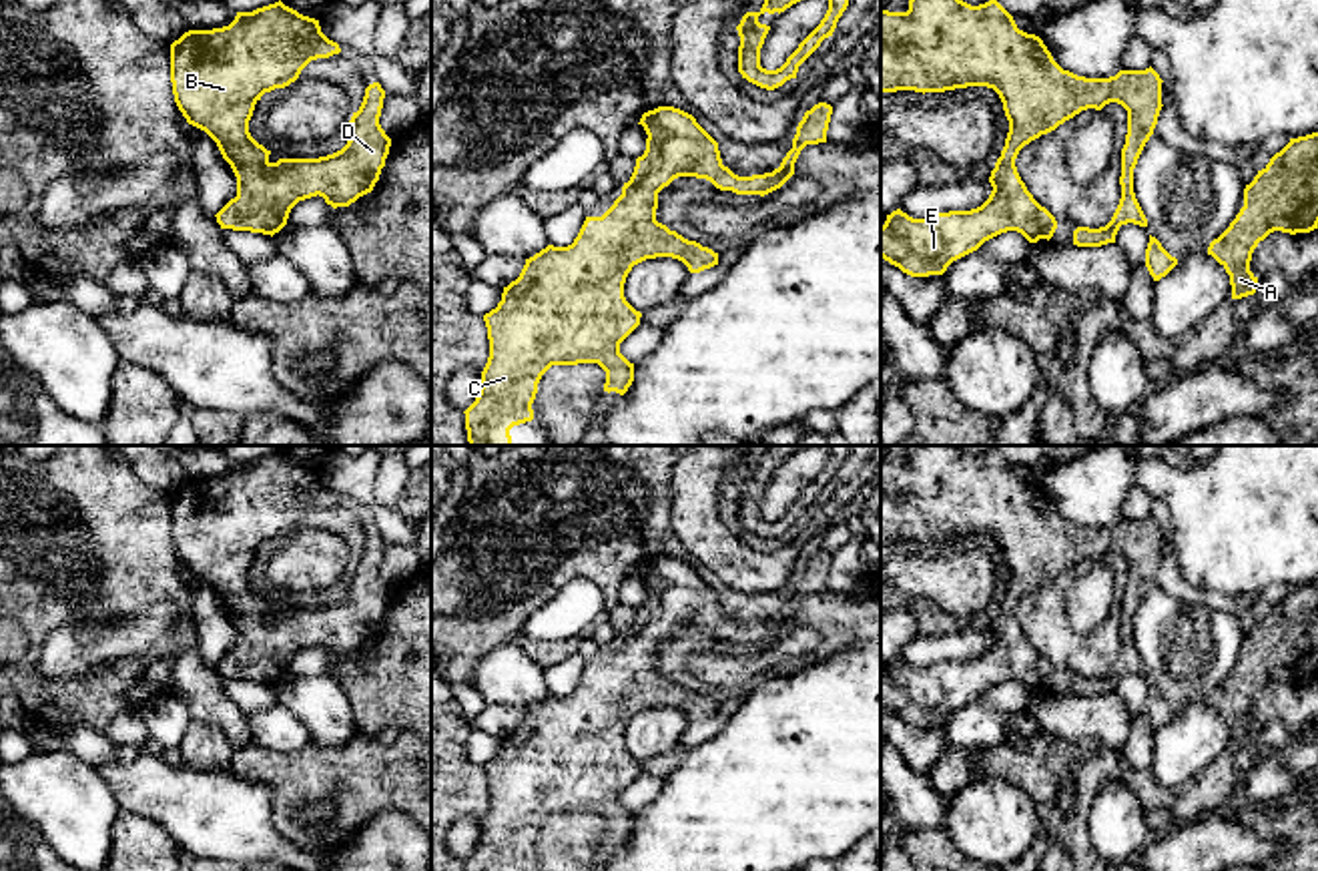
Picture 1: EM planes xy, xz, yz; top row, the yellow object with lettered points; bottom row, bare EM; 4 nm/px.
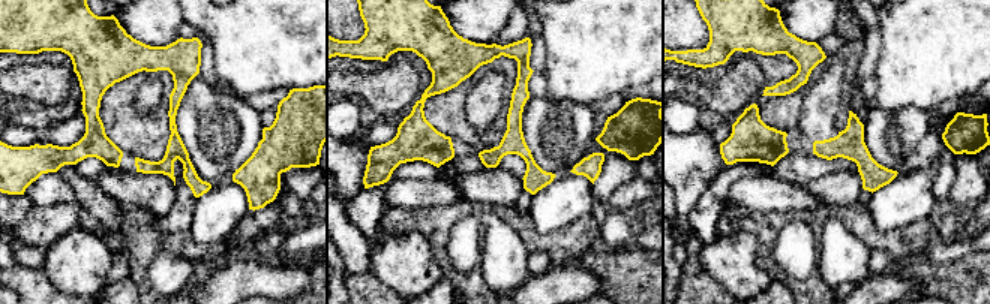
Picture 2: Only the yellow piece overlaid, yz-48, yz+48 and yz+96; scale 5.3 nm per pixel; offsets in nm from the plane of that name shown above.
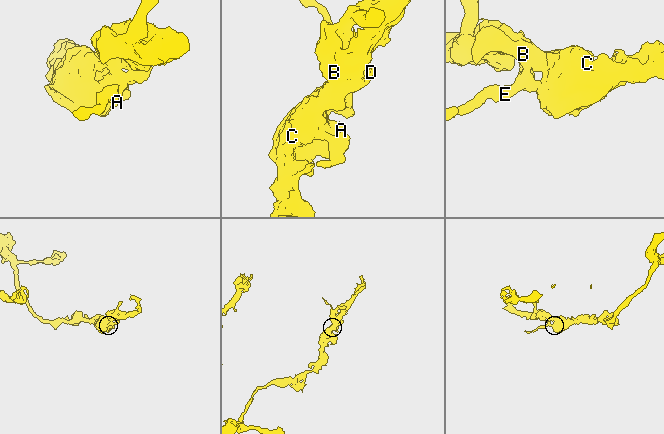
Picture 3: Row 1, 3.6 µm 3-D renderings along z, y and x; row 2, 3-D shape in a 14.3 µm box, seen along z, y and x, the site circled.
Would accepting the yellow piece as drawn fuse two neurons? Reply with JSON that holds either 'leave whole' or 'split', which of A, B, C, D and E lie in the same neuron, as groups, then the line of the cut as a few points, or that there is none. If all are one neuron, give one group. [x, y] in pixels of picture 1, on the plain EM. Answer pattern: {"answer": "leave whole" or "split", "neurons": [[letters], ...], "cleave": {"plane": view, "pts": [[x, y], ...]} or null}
{"answer": "leave whole", "neurons": [["A", "B", "C", "D", "E"]], "cleave": null}

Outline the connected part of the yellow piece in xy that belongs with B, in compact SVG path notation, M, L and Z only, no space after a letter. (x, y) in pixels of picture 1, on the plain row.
M281 450L237 462L223 478L189 480L171 494L175 552L189 574L217 592L237 626L237 646L215 664L221 678L273 686L299 650L319 644L337 658L373 640L391 596L379 574L385 548L379 532L365 538L349 590L333 604L271 612L271 600L249 582L265 542L295 532L311 510L339 502L319 470Z

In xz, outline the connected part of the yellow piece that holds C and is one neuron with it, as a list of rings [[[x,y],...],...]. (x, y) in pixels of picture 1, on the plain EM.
[[[814,554],[798,572],[792,598],[778,618],[738,626],[722,614],[718,592],[692,564],[674,556],[644,562],[638,574],[648,584],[646,600],[636,608],[622,644],[602,666],[586,666],[572,694],[548,694],[526,708],[520,727],[504,737],[498,757],[483,765],[489,807],[481,821],[479,843],[463,861],[465,871],[532,871],[538,833],[552,815],[598,813],[606,821],[604,841],[624,845],[634,831],[634,813],[620,803],[620,793],[640,775],[642,767],[624,747],[624,733],[632,716],[656,706],[678,708],[690,722],[718,714],[718,702],[656,670],[658,642],[678,626],[696,626],[710,630],[720,640],[764,646],[794,624],[794,612],[806,594],[827,592],[831,564],[831,554]]]

